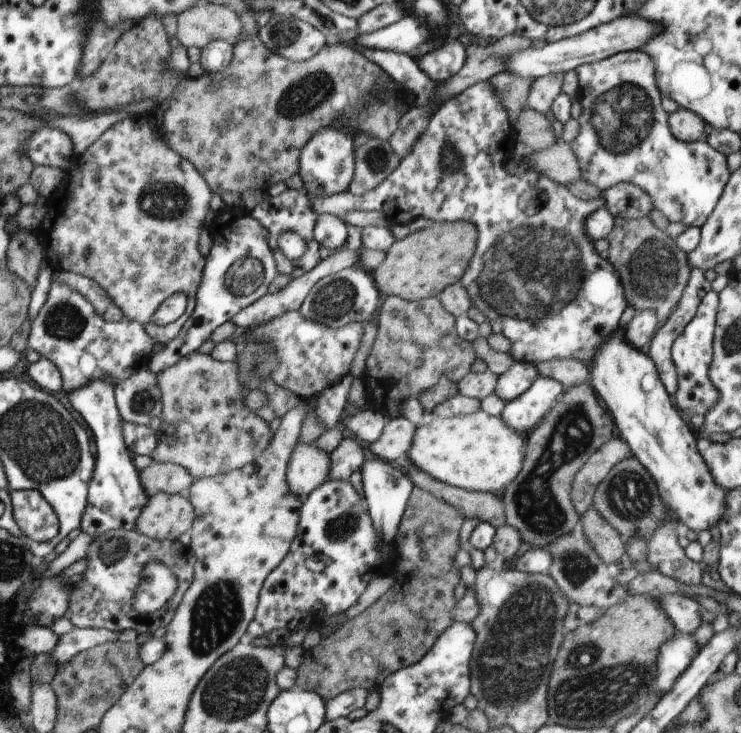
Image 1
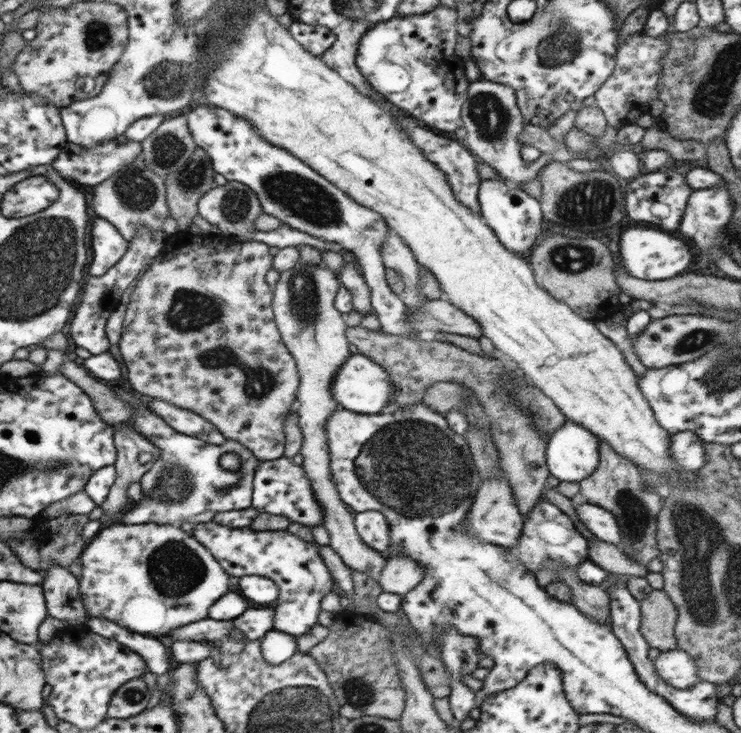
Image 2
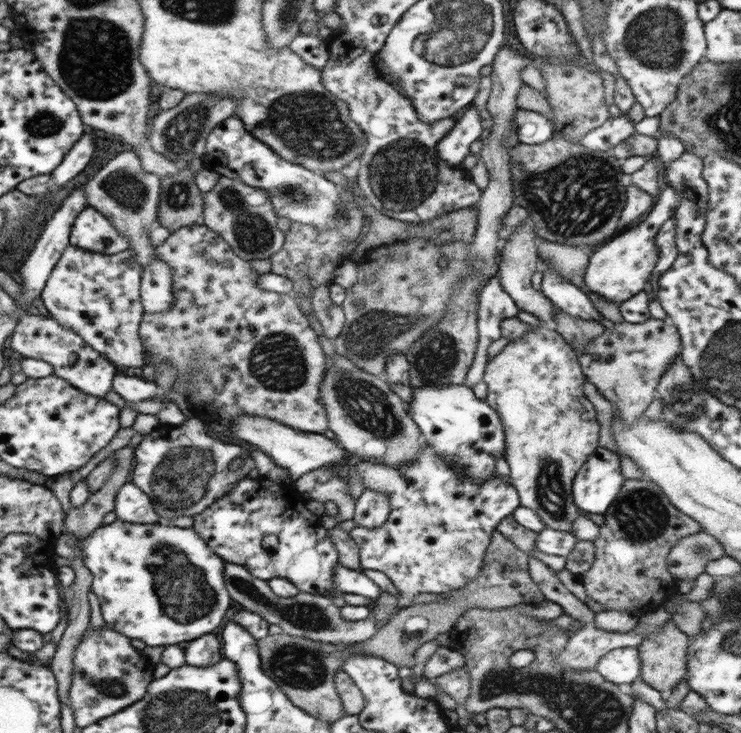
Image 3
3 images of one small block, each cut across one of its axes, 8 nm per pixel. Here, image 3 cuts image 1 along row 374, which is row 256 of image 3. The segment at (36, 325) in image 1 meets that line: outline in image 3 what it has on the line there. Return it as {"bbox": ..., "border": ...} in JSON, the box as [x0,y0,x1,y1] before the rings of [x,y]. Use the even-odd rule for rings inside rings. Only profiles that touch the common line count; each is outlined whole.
{"bbox":[40,245,146,368],"border":[[[69,245],[52,269],[40,298],[50,317],[76,331],[94,350],[114,365],[140,368],[144,360],[140,324],[146,312],[142,303],[142,268],[129,248],[118,254],[100,254]]]}

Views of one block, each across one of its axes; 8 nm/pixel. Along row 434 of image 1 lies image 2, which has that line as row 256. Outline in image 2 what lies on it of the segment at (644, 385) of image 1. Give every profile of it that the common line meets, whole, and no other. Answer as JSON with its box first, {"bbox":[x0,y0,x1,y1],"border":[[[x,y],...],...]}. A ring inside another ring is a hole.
{"bbox":[618,225,693,281],"border":[[[643,225],[638,226],[642,226],[642,228],[630,228],[620,238],[620,256],[618,257],[622,262],[622,266],[628,271],[628,274],[647,281],[664,281],[679,276],[684,270],[688,270],[688,266],[692,264],[693,255],[688,244],[678,237],[668,234],[667,231],[653,227],[648,228],[648,226]]]}

